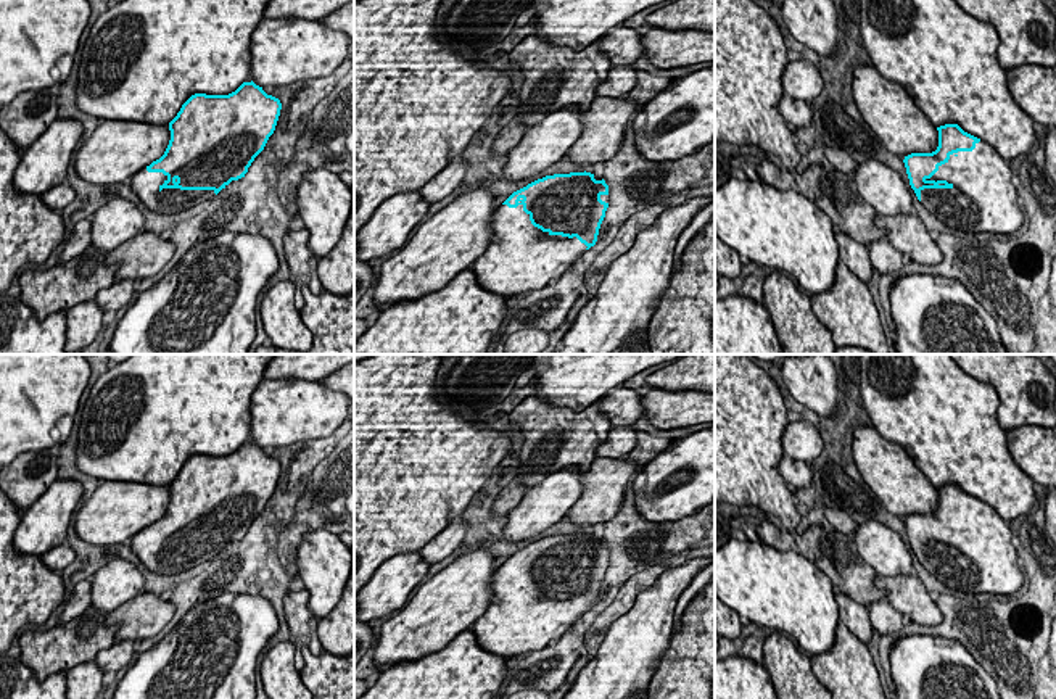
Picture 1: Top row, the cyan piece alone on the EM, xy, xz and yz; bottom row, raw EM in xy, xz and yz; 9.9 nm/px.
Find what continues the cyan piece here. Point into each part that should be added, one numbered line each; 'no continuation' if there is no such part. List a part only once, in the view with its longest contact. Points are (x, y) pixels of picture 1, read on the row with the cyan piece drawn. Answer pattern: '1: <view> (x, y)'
1: yz (982, 198)

